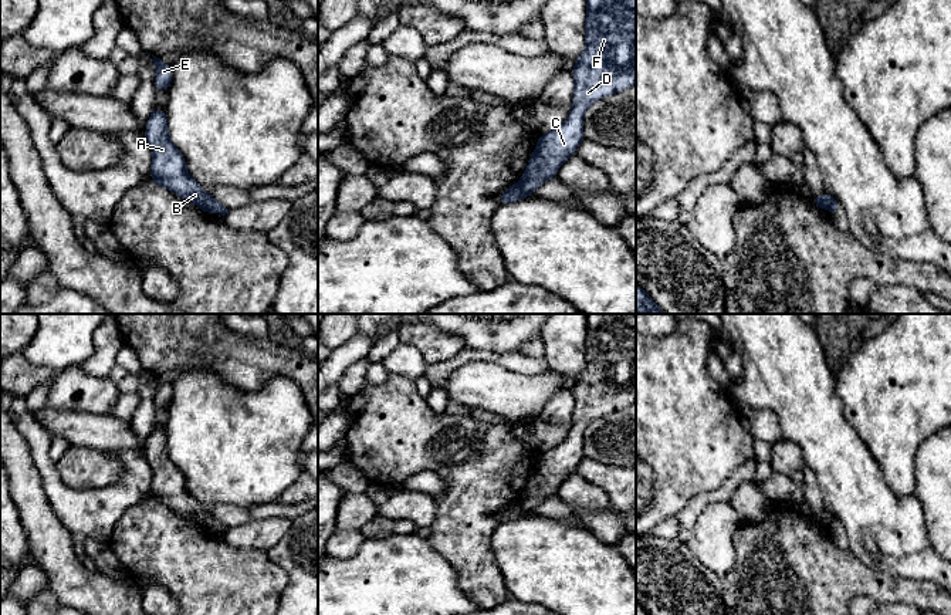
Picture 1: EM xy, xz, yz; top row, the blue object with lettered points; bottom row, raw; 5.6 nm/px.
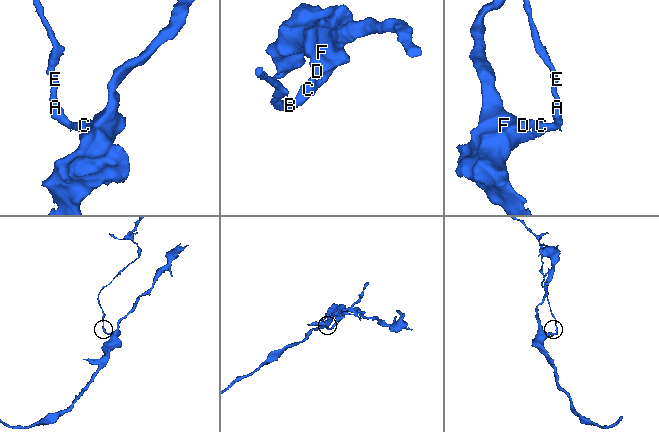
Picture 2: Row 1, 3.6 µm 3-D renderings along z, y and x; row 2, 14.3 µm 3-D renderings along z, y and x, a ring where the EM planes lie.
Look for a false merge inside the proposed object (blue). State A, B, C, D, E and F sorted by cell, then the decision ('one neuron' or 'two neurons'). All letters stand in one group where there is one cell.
A B E / C D F | two neurons

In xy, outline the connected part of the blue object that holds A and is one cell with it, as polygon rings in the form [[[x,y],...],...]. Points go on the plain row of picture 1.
[[[156,426],[150,430],[146,440],[145,457],[152,467],[152,501],[172,508],[179,516],[194,521],[211,533],[213,526],[209,521],[207,513],[189,494],[183,472],[169,457],[167,435],[163,426]]]

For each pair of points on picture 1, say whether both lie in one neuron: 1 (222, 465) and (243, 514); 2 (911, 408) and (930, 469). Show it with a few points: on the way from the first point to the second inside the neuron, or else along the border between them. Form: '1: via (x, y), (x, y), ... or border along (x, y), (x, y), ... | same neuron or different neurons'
1: border along (212, 509), (217, 504), (237, 504), (247, 510) | different neurons
2: border along (936, 432), (920, 445), (916, 455), (914, 475) | different neurons

